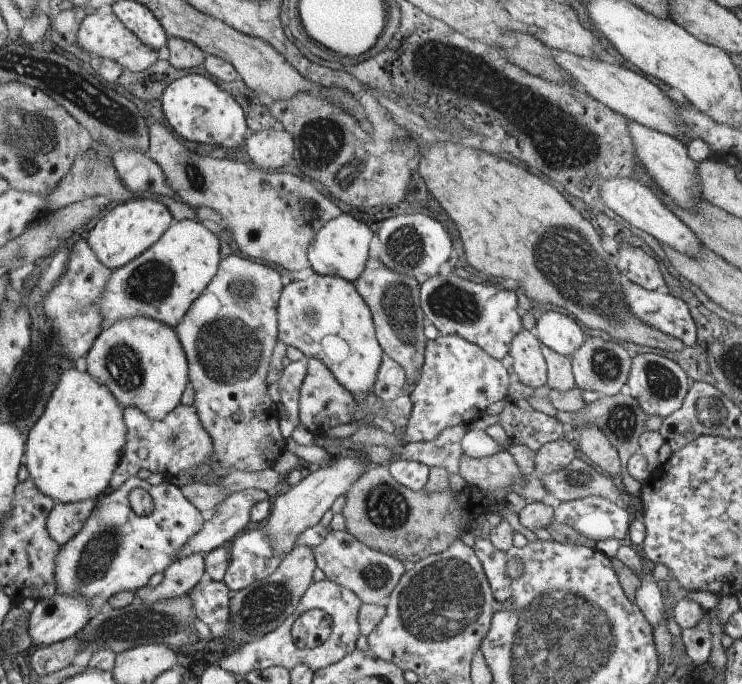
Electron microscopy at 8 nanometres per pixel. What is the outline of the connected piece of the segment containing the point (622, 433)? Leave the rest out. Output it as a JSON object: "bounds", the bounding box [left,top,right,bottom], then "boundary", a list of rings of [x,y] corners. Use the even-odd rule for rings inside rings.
{"bounds":[558,390,648,468],"boundary":[[[624,390],[612,396],[603,395],[595,402],[582,407],[582,410],[578,410],[578,412],[568,414],[560,412],[558,418],[560,418],[560,422],[563,422],[565,426],[574,431],[576,431],[578,427],[584,426],[584,424],[594,424],[594,426],[610,440],[610,444],[618,450],[618,454],[622,456],[622,466],[626,468],[626,462],[630,460],[630,457],[635,452],[640,451],[639,438],[646,430],[648,417],[644,414],[642,408],[640,408],[638,400]]]}

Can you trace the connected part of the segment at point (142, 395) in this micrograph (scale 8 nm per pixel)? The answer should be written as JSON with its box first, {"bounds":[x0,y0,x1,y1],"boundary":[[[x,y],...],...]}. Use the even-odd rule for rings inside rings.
{"bounds":[86,316,190,420],"boundary":[[[148,316],[124,318],[105,326],[86,356],[87,371],[108,387],[120,406],[139,408],[150,420],[162,420],[181,403],[190,365],[172,326]]]}

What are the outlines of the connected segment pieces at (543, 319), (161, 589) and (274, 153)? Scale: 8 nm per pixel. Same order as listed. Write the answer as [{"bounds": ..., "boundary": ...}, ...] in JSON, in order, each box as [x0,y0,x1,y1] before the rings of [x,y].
[{"bounds":[536,310,586,358],"boundary":[[[556,310],[539,314],[536,326],[544,346],[569,358],[580,348],[586,336],[570,314],[562,314]]]},{"bounds":[134,554,205,602],"boundary":[[[200,554],[175,559],[175,562],[163,572],[163,580],[155,587],[146,585],[134,591],[136,598],[148,602],[170,599],[186,594],[193,589],[204,576],[205,558]]]},{"bounds":[244,128,296,171],"boundary":[[[270,128],[250,133],[244,145],[250,160],[268,171],[291,164],[296,153],[294,137],[287,129]]]}]

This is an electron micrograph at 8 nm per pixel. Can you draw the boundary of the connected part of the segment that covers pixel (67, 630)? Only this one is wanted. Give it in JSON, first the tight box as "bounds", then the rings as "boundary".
{"bounds":[30,593,94,646],"boundary":[[[56,593],[37,600],[30,612],[30,638],[38,646],[50,646],[70,639],[78,635],[94,614],[82,596]]]}

